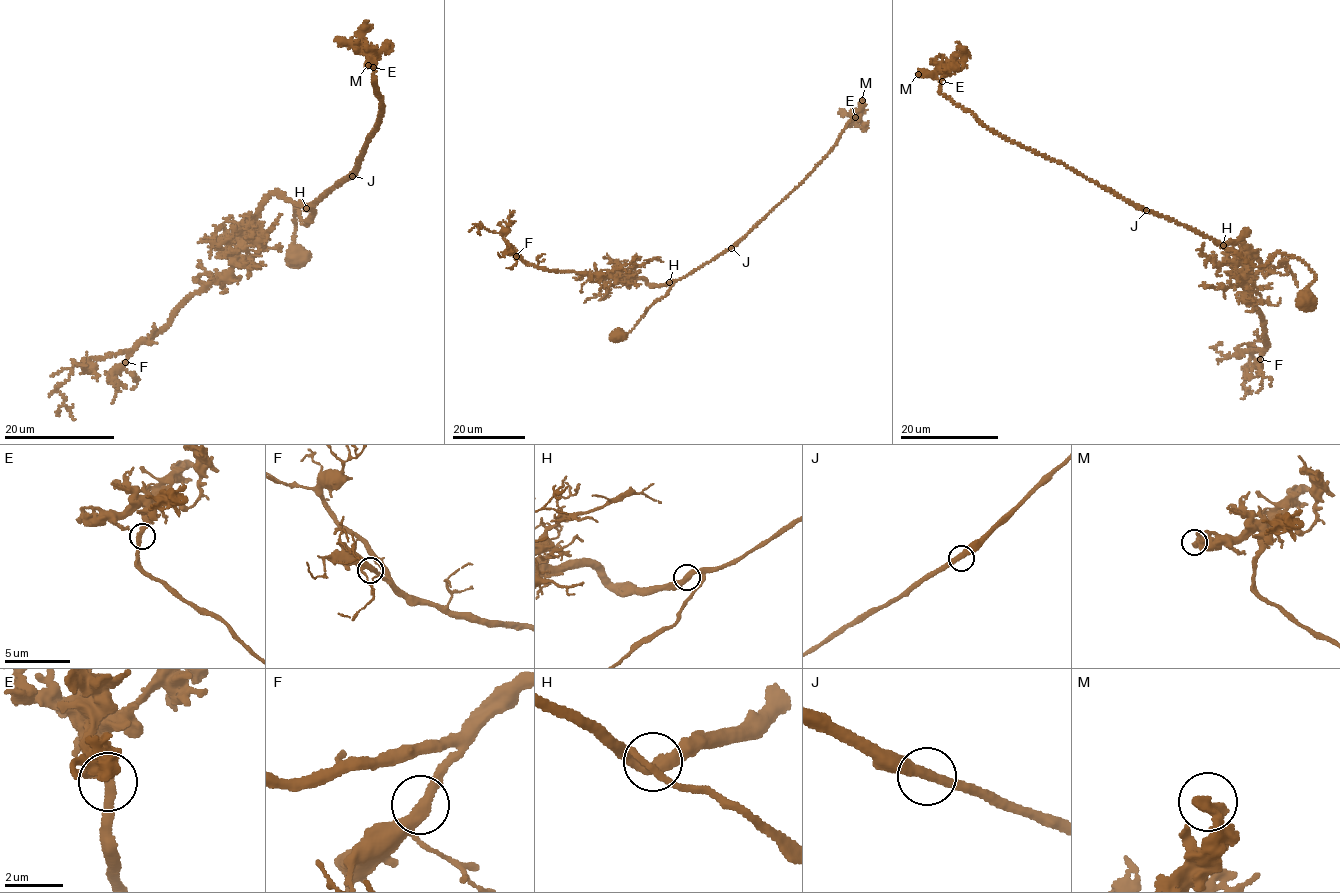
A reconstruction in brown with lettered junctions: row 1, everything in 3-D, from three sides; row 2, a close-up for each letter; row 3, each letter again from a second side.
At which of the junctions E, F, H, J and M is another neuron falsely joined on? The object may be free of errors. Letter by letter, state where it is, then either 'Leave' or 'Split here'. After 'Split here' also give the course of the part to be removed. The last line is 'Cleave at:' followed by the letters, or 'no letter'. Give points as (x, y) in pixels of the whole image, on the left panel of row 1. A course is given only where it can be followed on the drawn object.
E: Place: (373, 67). Leave
F: Place: (125, 362). Leave
H: Place: (306, 208). Leave
J: Place: (352, 176). Leave
M: Place: (368, 65). Leave
Cleave at: no letter

